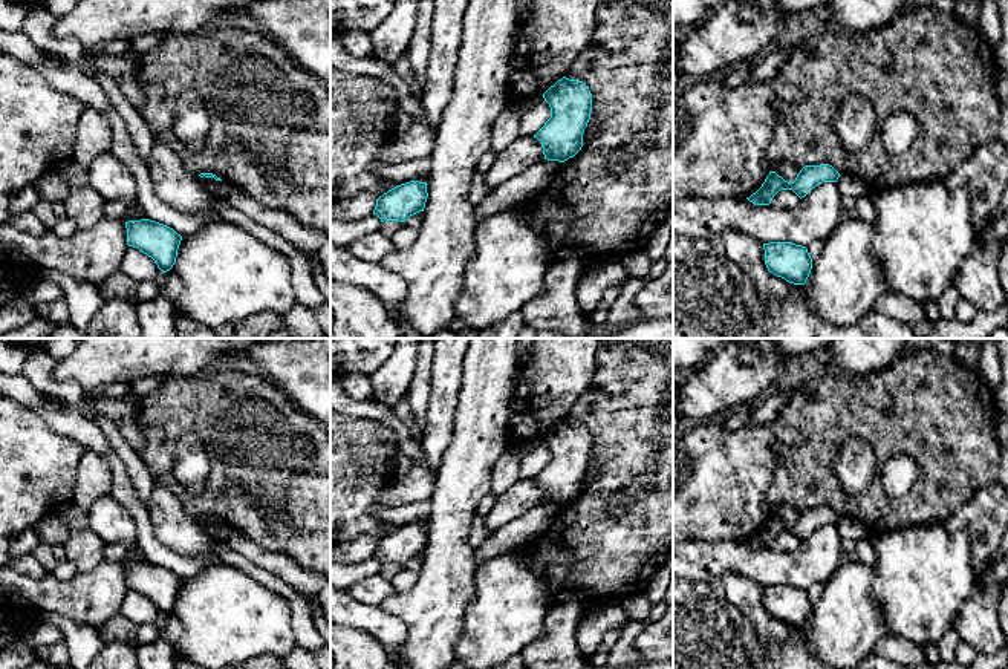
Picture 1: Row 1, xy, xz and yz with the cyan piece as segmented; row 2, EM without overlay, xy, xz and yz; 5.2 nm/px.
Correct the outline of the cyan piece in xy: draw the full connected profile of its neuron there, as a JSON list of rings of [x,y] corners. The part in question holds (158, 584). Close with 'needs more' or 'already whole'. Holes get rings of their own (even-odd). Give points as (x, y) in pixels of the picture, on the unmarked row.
[[[150,562],[128,563],[125,571],[128,589],[138,591],[151,600],[162,615],[173,611],[182,583],[180,577]]]; already whole

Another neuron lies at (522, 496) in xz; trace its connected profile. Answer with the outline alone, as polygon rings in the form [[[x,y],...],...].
[[[534,479],[517,481],[505,493],[496,496],[496,504],[485,516],[485,525],[496,531],[534,507],[545,504],[541,485]]]

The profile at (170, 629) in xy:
[[[162,615],[158,623],[161,638],[167,640],[173,648],[174,641],[184,634],[184,626],[170,615]]]

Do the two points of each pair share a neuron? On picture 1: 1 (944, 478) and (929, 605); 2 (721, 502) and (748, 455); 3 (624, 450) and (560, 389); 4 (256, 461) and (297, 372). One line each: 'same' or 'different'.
1: different
2: same
3: different
4: different

